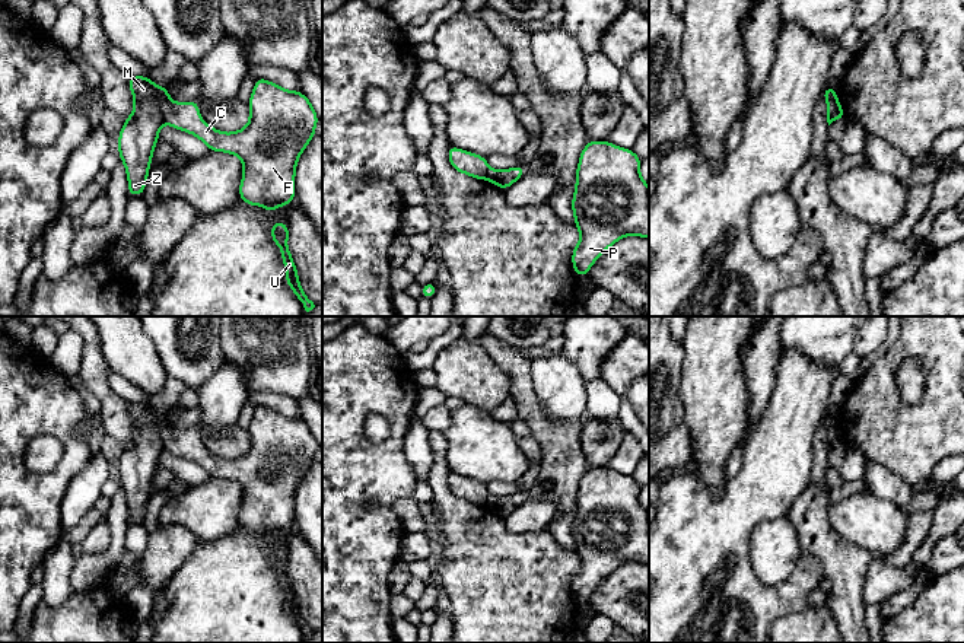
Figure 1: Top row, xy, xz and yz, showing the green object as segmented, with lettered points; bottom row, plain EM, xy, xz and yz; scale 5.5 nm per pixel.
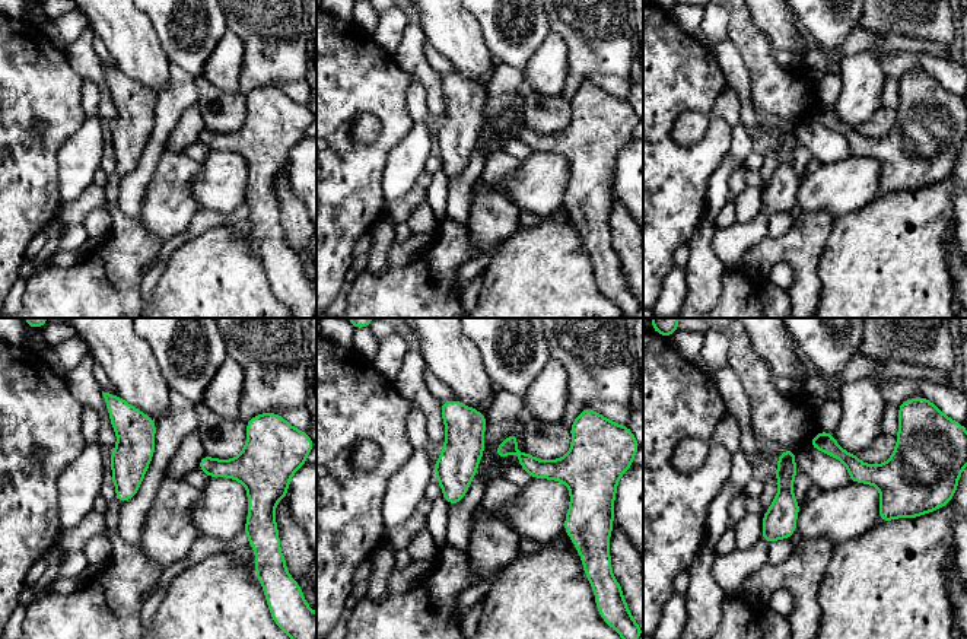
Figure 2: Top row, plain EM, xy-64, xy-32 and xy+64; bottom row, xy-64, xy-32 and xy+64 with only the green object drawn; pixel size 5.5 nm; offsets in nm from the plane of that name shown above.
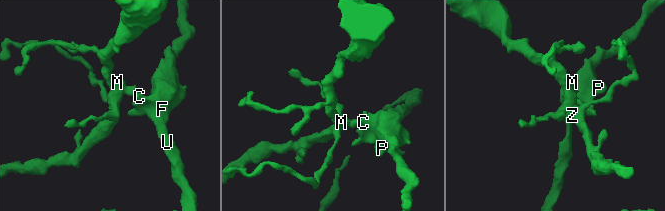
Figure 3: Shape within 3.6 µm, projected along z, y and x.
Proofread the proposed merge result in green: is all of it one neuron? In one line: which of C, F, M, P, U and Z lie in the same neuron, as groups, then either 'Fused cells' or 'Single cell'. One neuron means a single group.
Groups: C F P U / M Z. Fused cells

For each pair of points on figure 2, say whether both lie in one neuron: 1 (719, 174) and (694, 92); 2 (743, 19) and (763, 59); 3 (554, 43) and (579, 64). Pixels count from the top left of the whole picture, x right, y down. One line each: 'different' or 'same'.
1: different
2: same
3: different

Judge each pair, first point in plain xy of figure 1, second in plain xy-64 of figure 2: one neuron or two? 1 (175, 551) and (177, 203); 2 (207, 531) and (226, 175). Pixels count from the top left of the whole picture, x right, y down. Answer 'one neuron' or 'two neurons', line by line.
1: one neuron
2: one neuron

